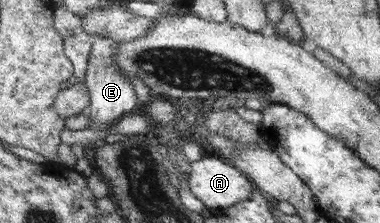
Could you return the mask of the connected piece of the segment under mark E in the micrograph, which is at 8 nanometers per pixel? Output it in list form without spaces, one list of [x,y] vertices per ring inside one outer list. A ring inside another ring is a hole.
[[[100,35],[94,36],[94,48],[85,74],[85,84],[91,96],[91,105],[86,111],[92,121],[91,128],[108,126],[112,120],[140,110],[139,96],[132,86],[132,81],[117,67],[116,49],[118,49],[117,40]]]

